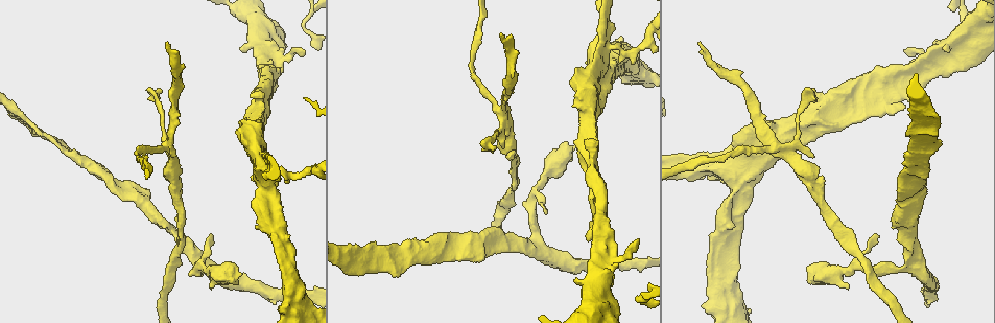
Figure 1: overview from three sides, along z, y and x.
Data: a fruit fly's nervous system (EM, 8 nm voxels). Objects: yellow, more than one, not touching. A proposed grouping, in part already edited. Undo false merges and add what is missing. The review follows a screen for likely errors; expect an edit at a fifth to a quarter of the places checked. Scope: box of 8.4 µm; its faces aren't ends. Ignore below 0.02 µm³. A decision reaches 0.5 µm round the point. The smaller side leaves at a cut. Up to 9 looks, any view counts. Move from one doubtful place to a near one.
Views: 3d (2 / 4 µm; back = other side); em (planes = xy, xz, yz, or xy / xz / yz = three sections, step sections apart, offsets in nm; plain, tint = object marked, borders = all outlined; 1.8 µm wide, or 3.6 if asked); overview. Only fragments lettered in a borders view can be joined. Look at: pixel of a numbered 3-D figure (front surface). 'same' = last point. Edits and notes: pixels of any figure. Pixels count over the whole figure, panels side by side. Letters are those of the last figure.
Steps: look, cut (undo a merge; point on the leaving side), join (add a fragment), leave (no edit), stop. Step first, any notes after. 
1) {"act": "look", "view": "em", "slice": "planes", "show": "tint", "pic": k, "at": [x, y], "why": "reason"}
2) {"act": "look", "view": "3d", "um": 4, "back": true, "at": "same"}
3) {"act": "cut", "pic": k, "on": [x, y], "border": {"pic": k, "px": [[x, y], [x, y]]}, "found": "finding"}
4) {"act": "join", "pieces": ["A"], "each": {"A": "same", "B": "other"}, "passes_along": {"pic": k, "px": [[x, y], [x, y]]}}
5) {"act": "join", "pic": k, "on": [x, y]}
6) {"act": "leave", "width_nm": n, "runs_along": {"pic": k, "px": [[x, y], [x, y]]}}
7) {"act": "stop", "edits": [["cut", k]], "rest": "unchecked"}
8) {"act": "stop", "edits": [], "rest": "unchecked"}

{"act": "look", "view": "em", "slice": "planes", "show": "borders", "pic": 1, "at": [167, 149], "why": "narrows sharply"}

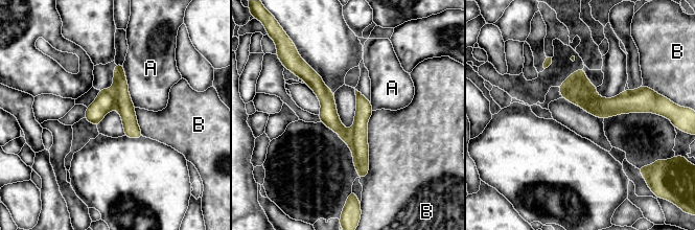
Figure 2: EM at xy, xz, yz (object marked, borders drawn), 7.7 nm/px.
{"act": "cut", "pic": 2, "on": [602, 108], "each": {"A": "other", "B": "other"}, "border": {"pic": 2, "px": [[597, 94], [582, 95], [578, 105]]}, "found": "two neurons meet here"}

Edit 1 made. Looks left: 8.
{"act": "look", "view": "overview", "why": "redraw"}

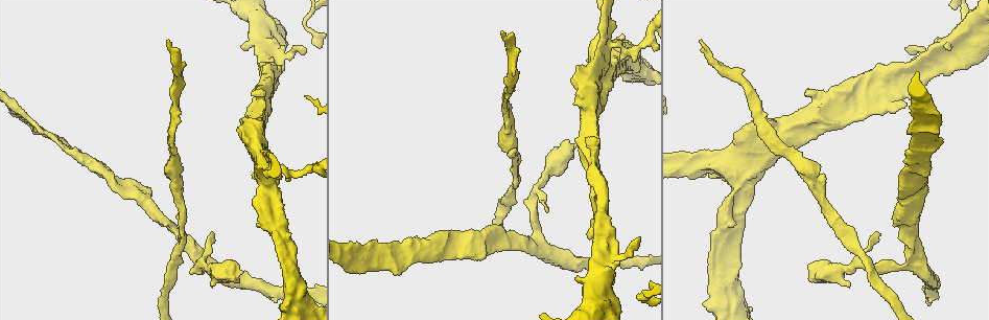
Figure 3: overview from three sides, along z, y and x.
{"act": "look", "view": "em", "slice": "planes", "show": "tint", "pic": 3, "at": [300, 175], "why": "sharp bend"}

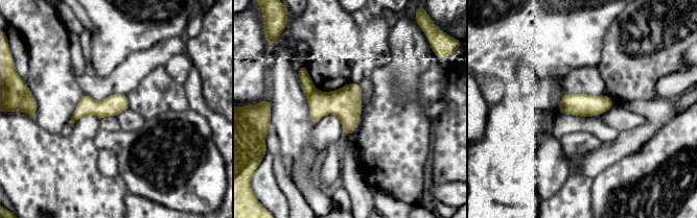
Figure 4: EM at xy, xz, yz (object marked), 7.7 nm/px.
{"act": "look", "view": "em", "slice": "planes", "show": "borders", "at": "same"}

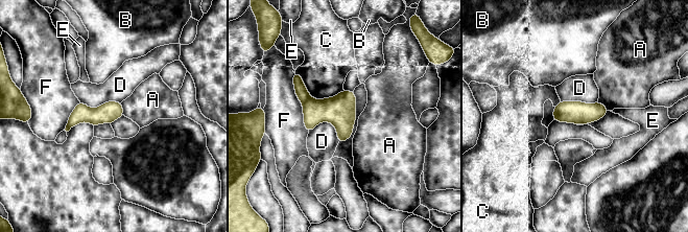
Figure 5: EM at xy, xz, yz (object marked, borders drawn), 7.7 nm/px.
{"act": "cut", "pic": 5, "on": [337, 110], "each": {"A": "other", "B": "other", "C": "other", "D": "other", "E": "other", "F": "other"}, "border": {"pic": 5, "px": [[311, 97], [303, 103]]}, "found": "a second neuron is stuck on"}

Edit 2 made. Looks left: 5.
{"act": "look", "view": "3d", "um": 2, "pic": 3, "at": [700, 41], "why": "an open end"}

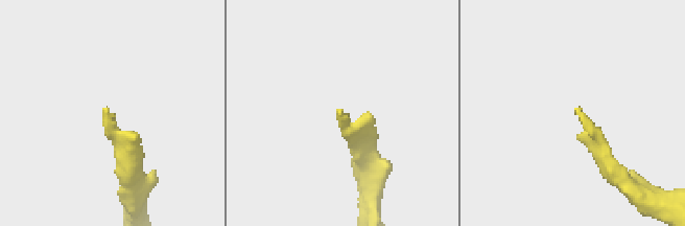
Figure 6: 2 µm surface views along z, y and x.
{"act": "look", "view": "em", "slice": "yz", "step": 8, "show": "borders", "pic": 6, "at": [339, 110], "why": "shape alone is not enough"}

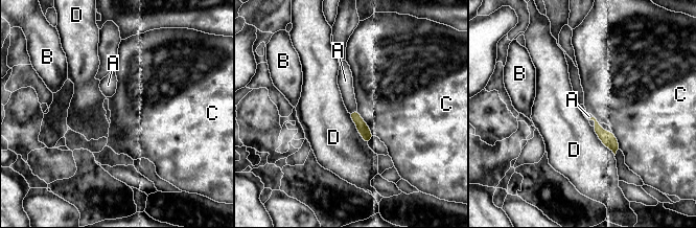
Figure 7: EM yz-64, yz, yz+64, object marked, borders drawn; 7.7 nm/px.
{"act": "look", "view": "em", "slice": "planes", "show": "borders", "at": "same"}

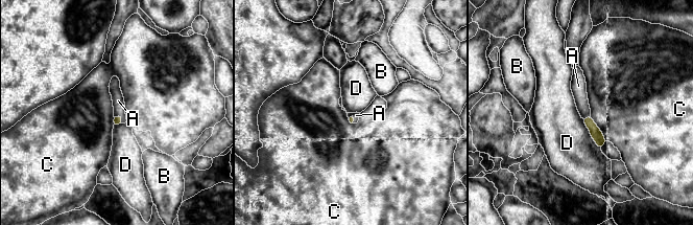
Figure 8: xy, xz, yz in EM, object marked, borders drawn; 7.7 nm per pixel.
{"act": "join", "pieces": ["A"], "each": {"A": "same", "B": "other", "C": "other", "D": "other"}, "passes_along": {"pic": 8, "px": [[596, 134], [586, 116], [578, 86]]}, "found": "the neuron continues"}

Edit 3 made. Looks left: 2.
{"act": "stop", "edits": [["cut", 2], ["cut", 5], ["join", 8]], "rest": "unchecked"}

